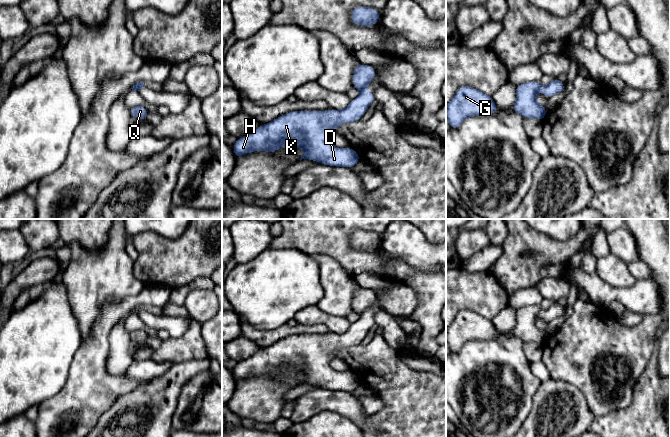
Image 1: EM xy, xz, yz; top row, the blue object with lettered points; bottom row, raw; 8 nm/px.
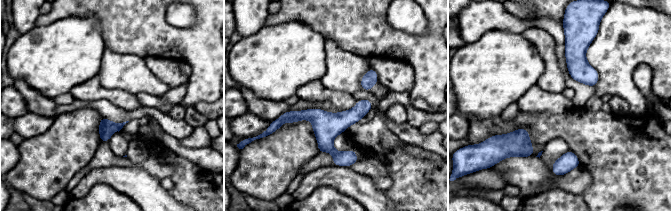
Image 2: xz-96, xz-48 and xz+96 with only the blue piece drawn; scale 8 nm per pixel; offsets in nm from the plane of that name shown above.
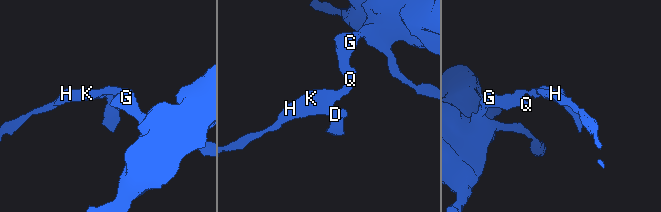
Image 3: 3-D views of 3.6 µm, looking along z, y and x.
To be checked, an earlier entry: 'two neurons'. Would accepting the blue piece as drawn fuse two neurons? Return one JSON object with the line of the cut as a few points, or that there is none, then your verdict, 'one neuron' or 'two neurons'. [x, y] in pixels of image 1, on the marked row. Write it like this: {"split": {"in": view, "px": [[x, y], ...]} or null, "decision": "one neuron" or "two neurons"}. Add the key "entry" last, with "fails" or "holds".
{"split": {"in": "xz", "px": [[364, 88], [361, 90]]}, "decision": "two neurons", "entry": "holds"}

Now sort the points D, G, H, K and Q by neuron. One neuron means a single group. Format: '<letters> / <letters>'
D H K / G Q

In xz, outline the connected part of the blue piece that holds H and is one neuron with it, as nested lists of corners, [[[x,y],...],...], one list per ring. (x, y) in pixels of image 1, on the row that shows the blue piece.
[[[366,89],[343,110],[292,111],[240,137],[232,146],[236,158],[254,151],[276,152],[292,145],[306,152],[300,158],[334,167],[353,168],[361,159],[353,148],[334,147],[330,138],[340,124],[361,120],[375,101]]]

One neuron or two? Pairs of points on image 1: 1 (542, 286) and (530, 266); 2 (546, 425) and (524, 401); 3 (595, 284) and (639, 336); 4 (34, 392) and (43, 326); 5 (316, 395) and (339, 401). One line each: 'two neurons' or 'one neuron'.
1: two neurons
2: two neurons
3: two neurons
4: one neuron
5: one neuron

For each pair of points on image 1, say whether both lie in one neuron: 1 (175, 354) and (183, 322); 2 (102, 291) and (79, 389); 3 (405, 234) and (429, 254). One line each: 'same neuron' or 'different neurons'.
1: different neurons
2: different neurons
3: same neuron

